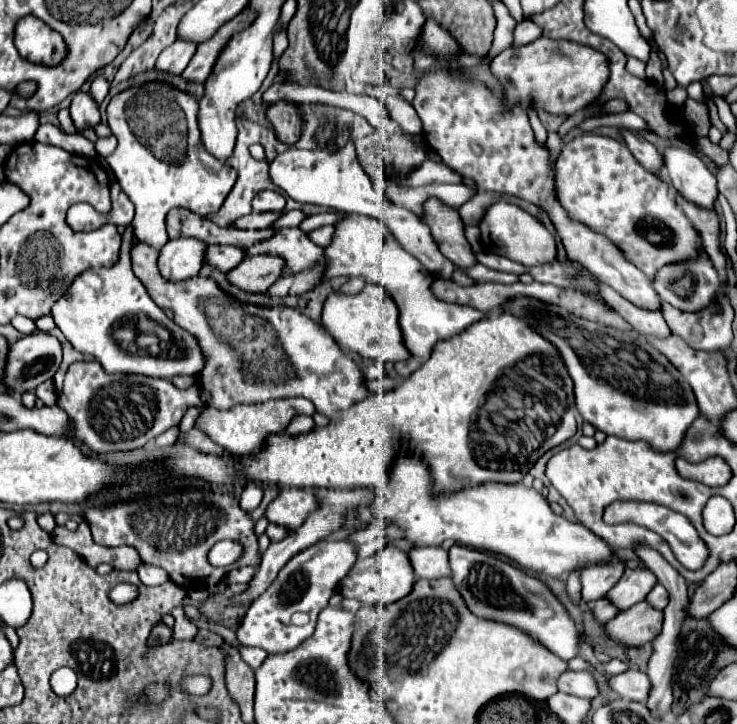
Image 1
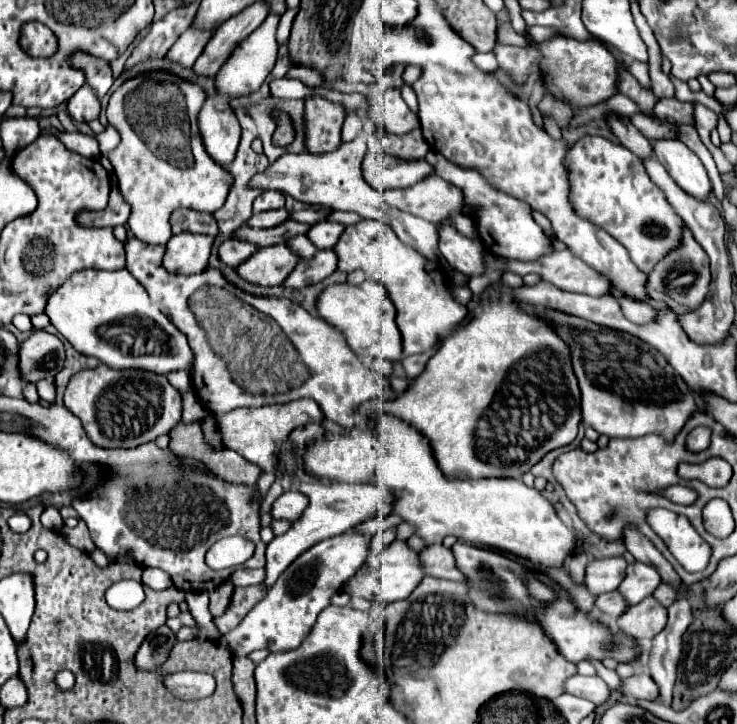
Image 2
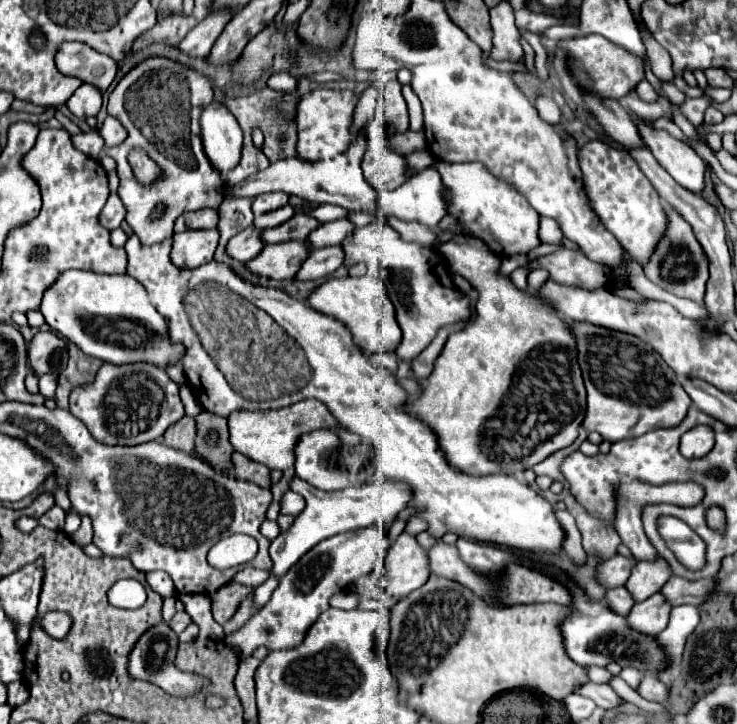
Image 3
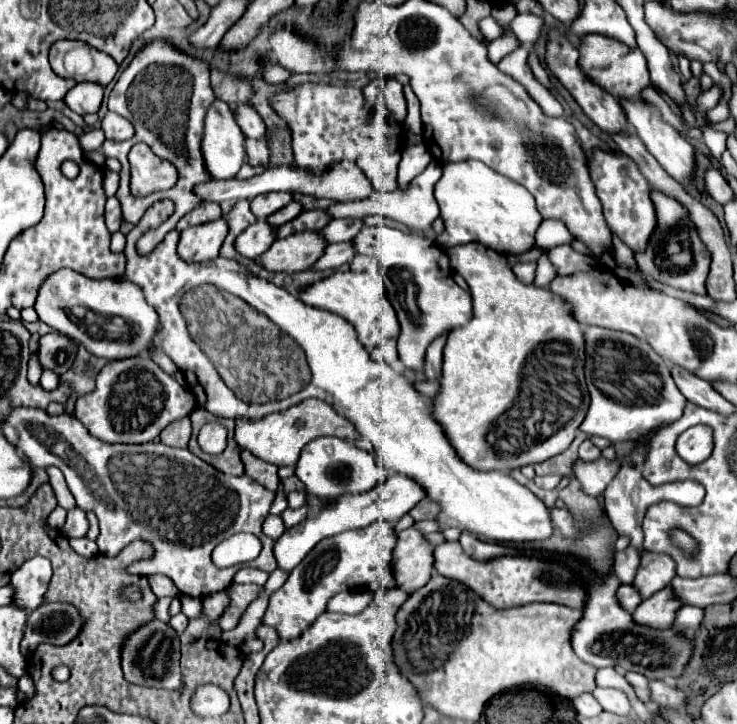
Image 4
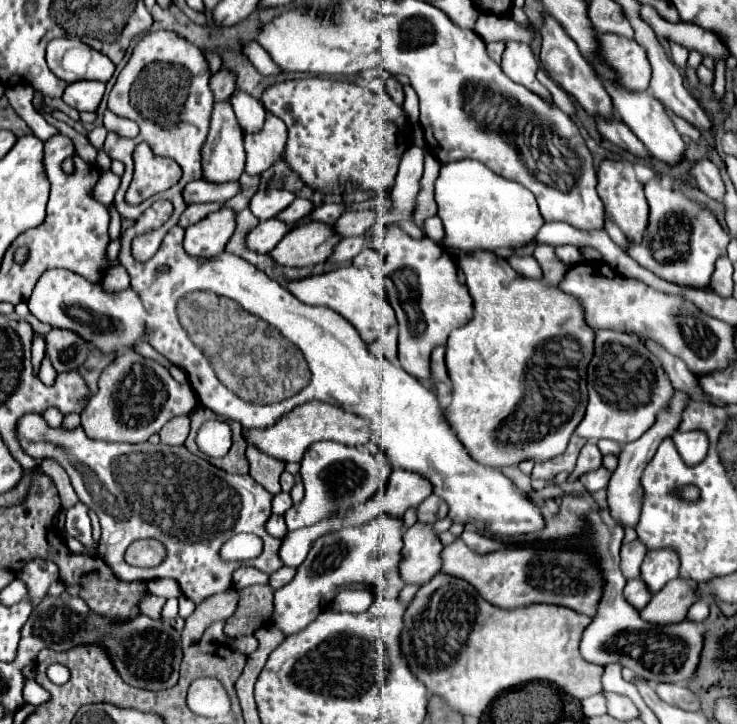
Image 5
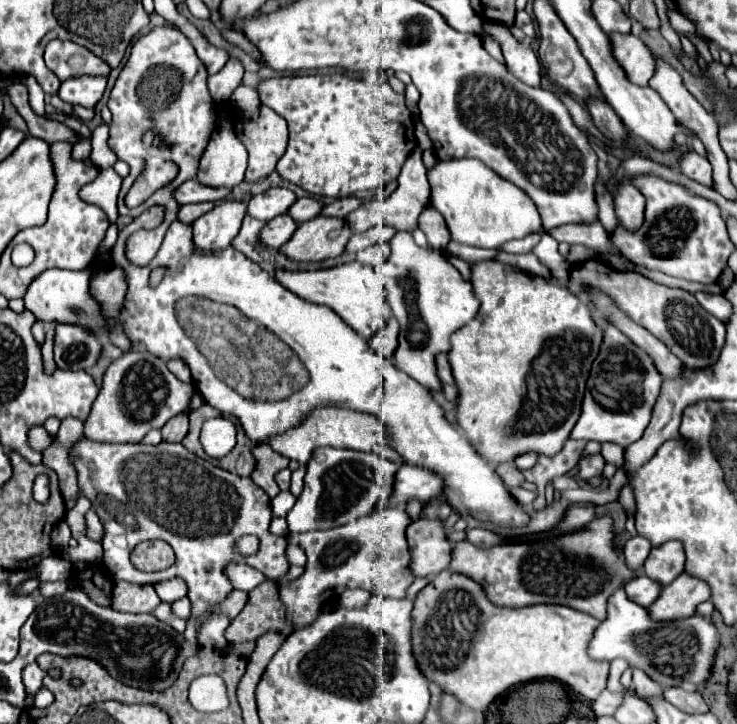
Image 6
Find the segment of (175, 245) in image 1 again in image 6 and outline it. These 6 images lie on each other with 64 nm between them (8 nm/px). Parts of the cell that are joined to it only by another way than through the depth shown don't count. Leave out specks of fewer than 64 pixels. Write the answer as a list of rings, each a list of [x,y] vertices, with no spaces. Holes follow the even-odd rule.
[[[224,200],[192,224],[192,244],[202,252],[228,248],[238,234],[246,204],[238,200]]]

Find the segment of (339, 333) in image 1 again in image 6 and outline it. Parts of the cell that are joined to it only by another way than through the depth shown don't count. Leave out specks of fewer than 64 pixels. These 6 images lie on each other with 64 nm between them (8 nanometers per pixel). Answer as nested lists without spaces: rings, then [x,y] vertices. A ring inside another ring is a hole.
[[[348,262],[342,266],[334,266],[328,270],[316,270],[316,272],[276,272],[276,280],[284,284],[290,292],[300,296],[302,300],[332,308],[342,320],[346,320],[346,324],[350,324],[366,340],[372,340],[374,334],[392,316],[392,310],[386,300],[384,282],[376,274],[376,270],[368,264]]]

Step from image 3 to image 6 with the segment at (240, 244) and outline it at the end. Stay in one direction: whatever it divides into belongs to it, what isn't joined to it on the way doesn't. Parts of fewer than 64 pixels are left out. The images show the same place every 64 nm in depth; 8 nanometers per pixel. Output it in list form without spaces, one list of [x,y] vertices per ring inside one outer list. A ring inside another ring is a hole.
[[[286,214],[276,216],[274,220],[270,220],[270,222],[264,224],[260,240],[262,240],[262,244],[266,244],[270,248],[278,248],[280,244],[284,244],[292,236],[292,232],[296,230],[296,226],[298,224],[290,216],[286,216]]]

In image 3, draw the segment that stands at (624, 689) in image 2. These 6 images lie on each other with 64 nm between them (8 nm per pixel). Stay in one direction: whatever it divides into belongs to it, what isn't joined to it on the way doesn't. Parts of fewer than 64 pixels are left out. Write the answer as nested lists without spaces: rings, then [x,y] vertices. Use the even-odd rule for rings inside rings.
[[[644,674],[638,684],[638,694],[646,700],[652,700],[652,702],[666,702],[668,688],[656,676]]]

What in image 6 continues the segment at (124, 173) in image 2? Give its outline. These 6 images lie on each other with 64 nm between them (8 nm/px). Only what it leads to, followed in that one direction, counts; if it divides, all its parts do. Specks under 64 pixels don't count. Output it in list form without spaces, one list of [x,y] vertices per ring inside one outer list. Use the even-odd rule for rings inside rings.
[[[164,26],[164,28],[154,28],[136,40],[136,44],[132,46],[130,58],[112,88],[112,94],[108,100],[108,108],[112,112],[108,146],[118,156],[118,160],[124,160],[130,166],[130,174],[122,180],[122,190],[118,194],[118,214],[138,218],[146,208],[154,204],[166,206],[166,216],[164,216],[166,220],[158,228],[134,232],[126,244],[128,260],[138,266],[146,266],[156,256],[168,226],[176,220],[180,204],[174,200],[174,188],[178,188],[180,184],[196,176],[198,160],[214,128],[216,112],[214,112],[214,100],[206,86],[206,78],[208,78],[206,66],[196,56],[194,46],[190,46],[190,40],[180,30],[172,26]],[[156,64],[168,66],[170,70],[150,70]],[[148,130],[158,132],[158,136],[162,136],[162,148],[154,146],[150,150],[144,150],[142,132],[148,132]],[[146,152],[158,154],[162,158],[170,158],[172,162],[178,164],[180,172],[176,180],[170,184],[170,192],[156,192],[144,204],[130,210],[124,204],[124,196],[134,184],[134,180],[138,178],[138,174],[142,172]]]

